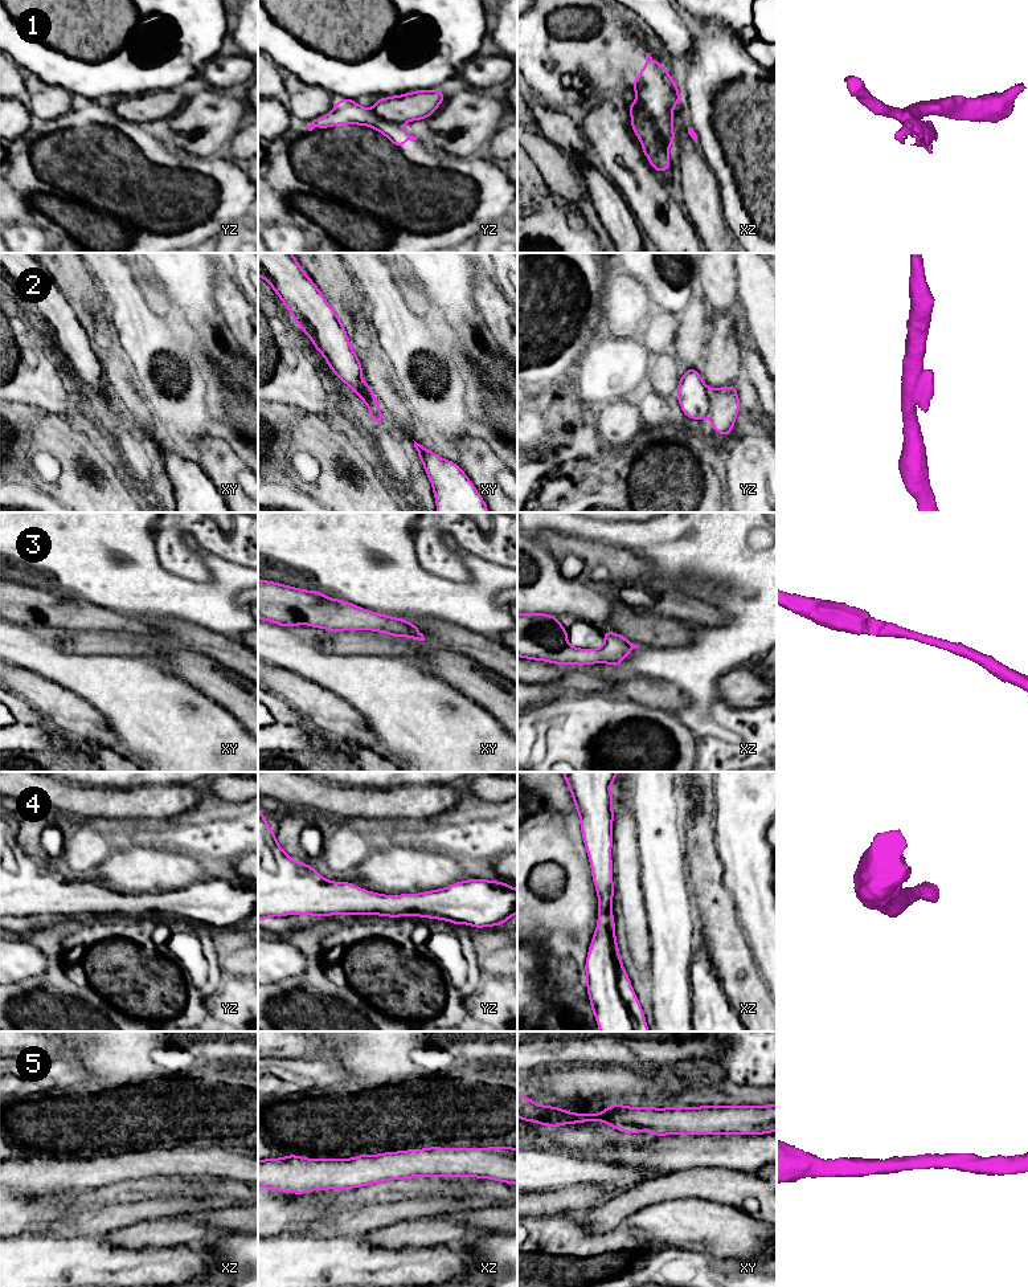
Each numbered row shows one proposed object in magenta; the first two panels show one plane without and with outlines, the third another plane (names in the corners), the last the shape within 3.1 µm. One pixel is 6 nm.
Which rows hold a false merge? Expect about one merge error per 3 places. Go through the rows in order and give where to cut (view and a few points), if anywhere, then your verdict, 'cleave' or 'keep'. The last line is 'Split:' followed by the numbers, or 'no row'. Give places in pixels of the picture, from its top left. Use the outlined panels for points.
1: cut in xz along (637, 99), (660, 138), (668, 146); cleave
2: cut in yz along (709, 389), (709, 409), (707, 415); cleave
3: no cut; keep
4: no cut; keep
5: no cut; keep
Split: 1, 2

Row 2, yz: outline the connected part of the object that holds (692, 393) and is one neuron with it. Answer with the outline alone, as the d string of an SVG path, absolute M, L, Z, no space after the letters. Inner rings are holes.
M688 368L680 377L676 396L689 420L703 420L709 410L709 389L697 368Z

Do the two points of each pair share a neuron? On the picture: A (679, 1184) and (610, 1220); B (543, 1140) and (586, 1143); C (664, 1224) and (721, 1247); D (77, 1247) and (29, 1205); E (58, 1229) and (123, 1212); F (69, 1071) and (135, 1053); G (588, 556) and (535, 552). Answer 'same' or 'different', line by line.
A: same
B: same
C: same
D: different
E: same
F: different
G: different

